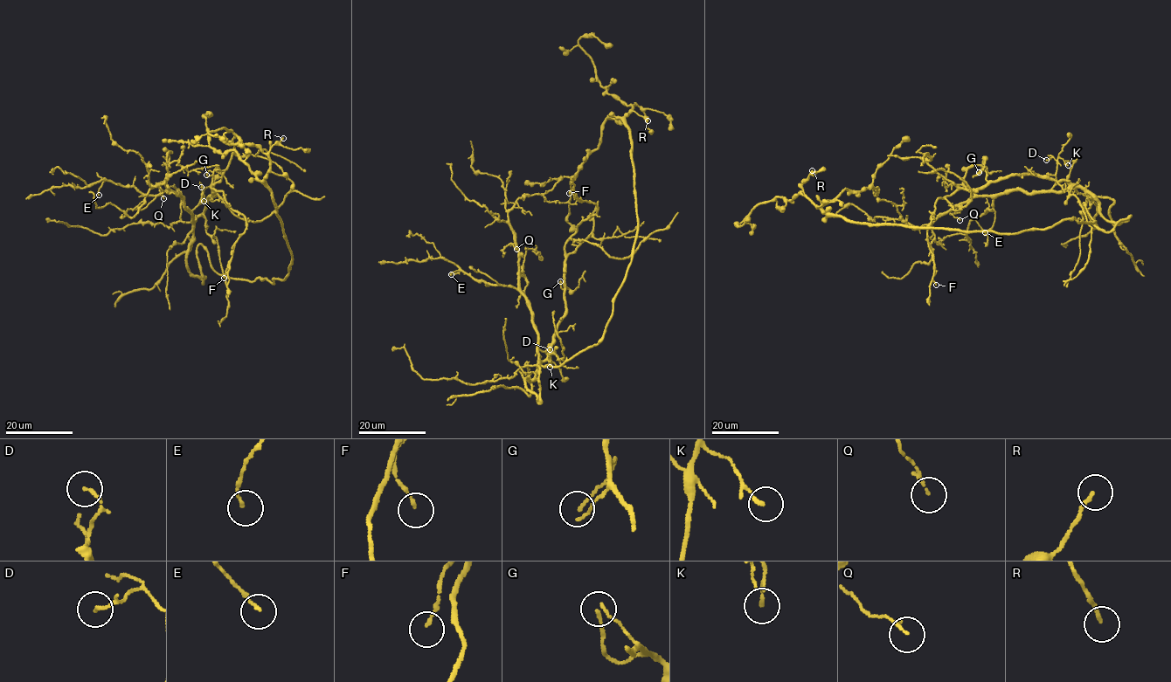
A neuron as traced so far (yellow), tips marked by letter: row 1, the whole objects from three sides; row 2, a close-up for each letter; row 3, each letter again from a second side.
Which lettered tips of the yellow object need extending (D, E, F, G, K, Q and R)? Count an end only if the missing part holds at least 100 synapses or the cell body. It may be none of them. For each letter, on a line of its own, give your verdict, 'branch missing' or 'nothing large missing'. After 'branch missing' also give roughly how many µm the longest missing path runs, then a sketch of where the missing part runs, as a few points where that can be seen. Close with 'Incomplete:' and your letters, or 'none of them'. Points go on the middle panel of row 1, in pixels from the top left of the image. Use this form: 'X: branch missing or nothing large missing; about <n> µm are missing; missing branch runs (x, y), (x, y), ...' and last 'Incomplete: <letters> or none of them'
D: nothing large missing
E: nothing large missing
F: nothing large missing
G: nothing large missing
K: nothing large missing
Q: nothing large missing
R: nothing large missing
Incomplete: none of them

